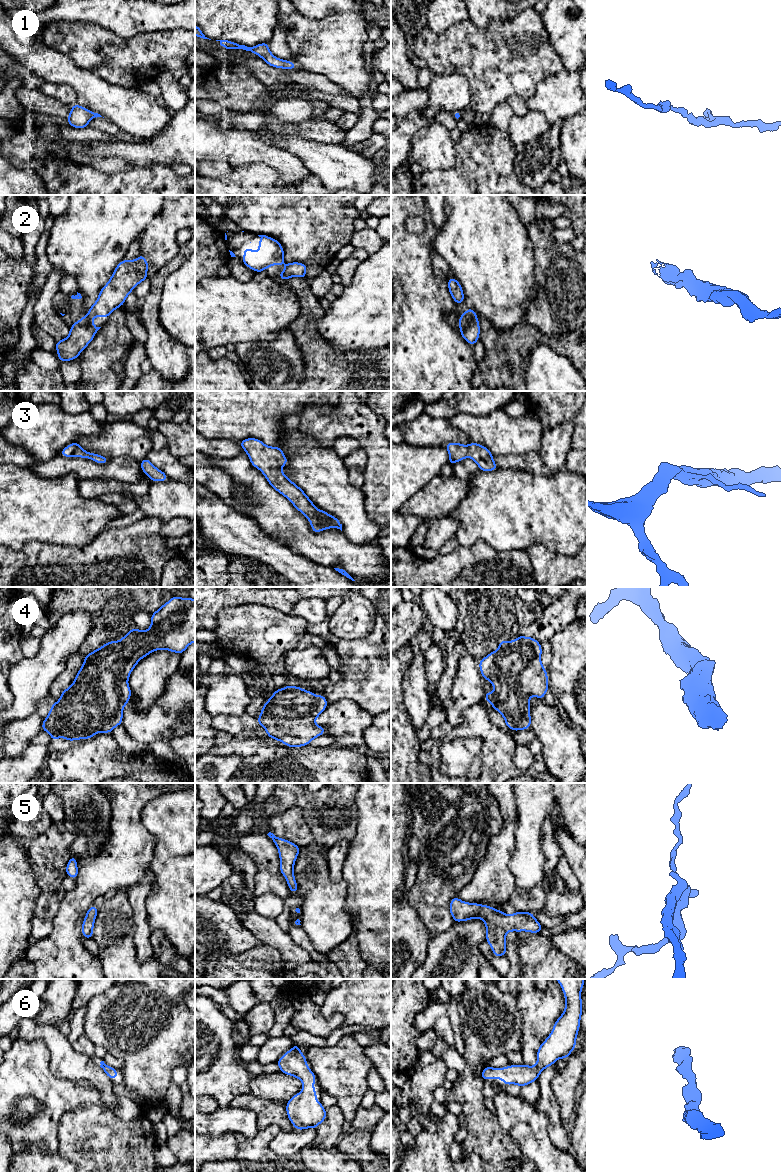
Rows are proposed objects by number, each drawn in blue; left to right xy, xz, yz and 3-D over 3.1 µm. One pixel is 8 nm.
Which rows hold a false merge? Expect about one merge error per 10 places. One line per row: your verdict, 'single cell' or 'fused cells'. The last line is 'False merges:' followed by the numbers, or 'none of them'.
1: single cell
2: single cell
3: single cell
4: single cell
5: single cell
6: single cell
False merges: none of them

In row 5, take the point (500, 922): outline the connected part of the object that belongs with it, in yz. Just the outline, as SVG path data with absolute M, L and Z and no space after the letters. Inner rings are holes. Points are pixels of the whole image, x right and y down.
M457 896L451 899L449 909L454 922L474 918L484 921L487 930L486 941L495 957L506 955L505 935L508 932L540 933L543 928L531 912L516 911L512 915L507 915L488 905L464 902Z

